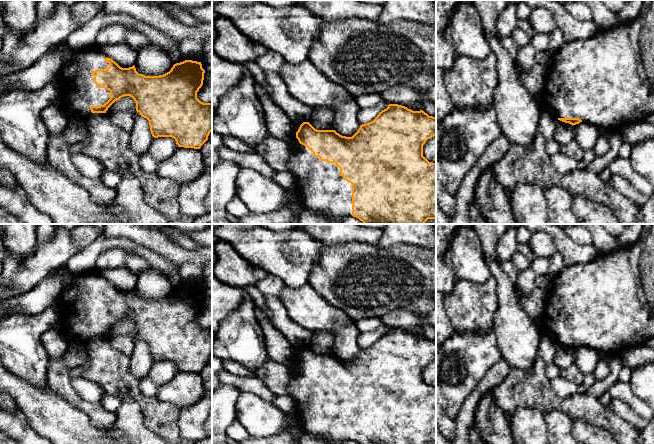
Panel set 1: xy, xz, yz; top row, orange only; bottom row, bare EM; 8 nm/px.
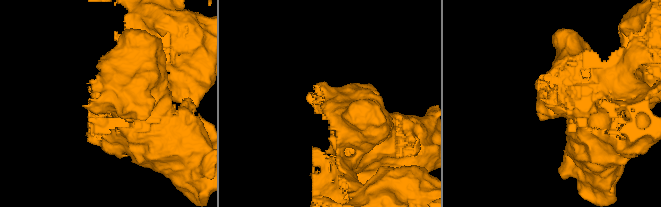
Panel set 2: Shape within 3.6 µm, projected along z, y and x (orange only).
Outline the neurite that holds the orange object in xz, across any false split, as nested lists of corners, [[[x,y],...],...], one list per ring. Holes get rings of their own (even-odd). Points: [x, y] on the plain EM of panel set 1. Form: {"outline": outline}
{"outline": [[[389,328],[388,331],[386,333],[382,334],[373,345],[360,349],[360,352],[352,361],[342,360],[339,357],[337,357],[335,354],[317,354],[309,346],[303,346],[301,349],[295,350],[293,366],[296,368],[296,370],[291,372],[291,379],[288,384],[288,392],[289,392],[288,395],[291,396],[297,404],[297,417],[300,421],[300,424],[303,428],[304,433],[327,439],[330,442],[330,444],[343,444],[345,441],[351,441],[351,440],[356,441],[359,444],[428,444],[428,443],[436,443],[436,387],[429,386],[423,380],[423,369],[426,367],[426,365],[428,363],[430,363],[434,360],[436,360],[436,341],[429,340],[423,334],[413,335],[411,333],[408,333],[405,330],[398,329],[398,328]]]}

